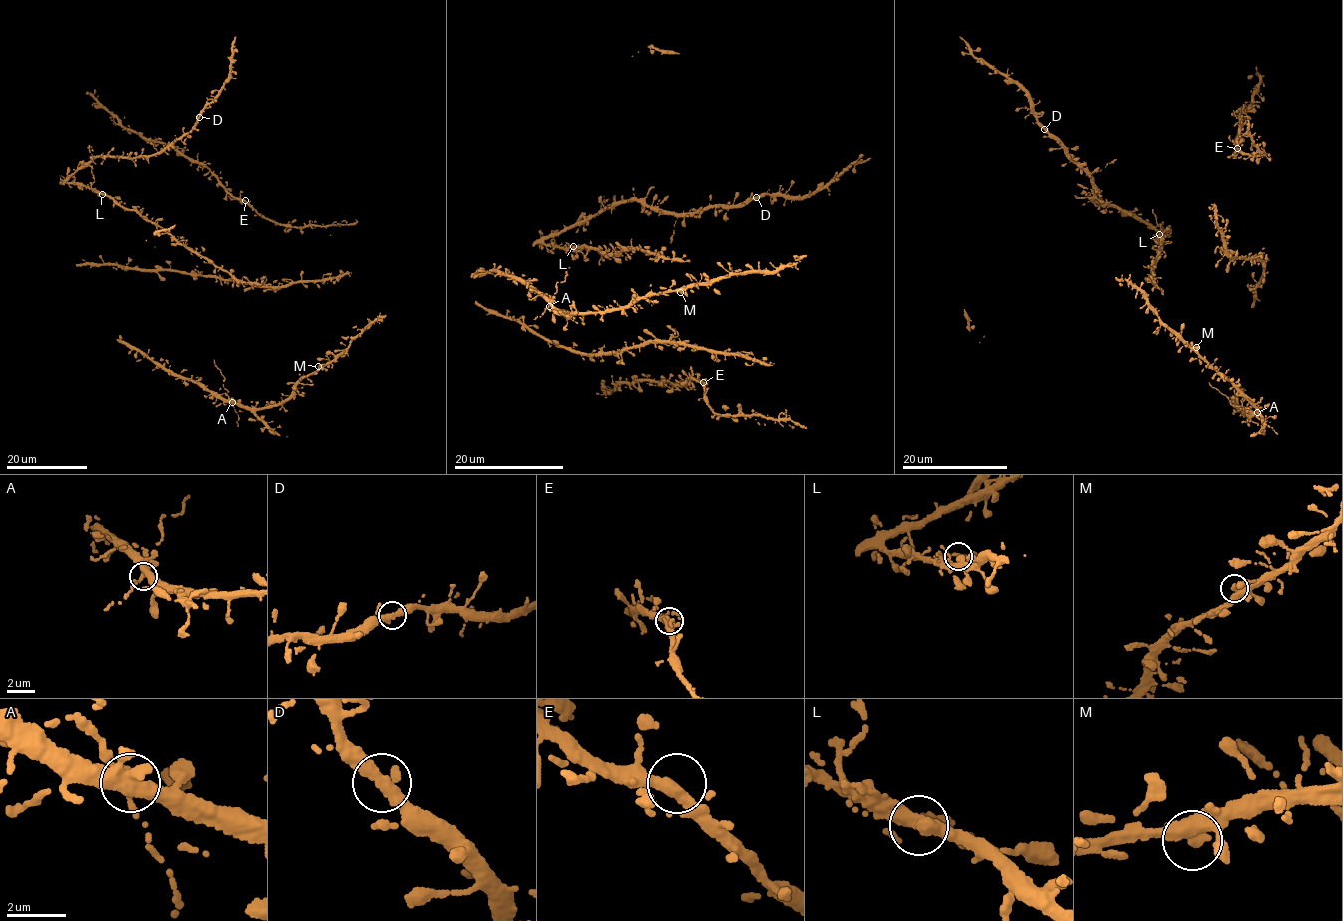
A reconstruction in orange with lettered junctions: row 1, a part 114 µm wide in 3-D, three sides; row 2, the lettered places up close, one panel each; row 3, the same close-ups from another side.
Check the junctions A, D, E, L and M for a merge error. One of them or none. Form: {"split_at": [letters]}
{"split_at": []}

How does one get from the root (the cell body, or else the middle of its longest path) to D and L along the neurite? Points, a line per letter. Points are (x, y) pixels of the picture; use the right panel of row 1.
D: (1154, 281), (1162, 227), (1090, 198), (1091, 179), (1044, 129)
L: (1154, 281), (1151, 271), (1162, 250), (1157, 242), (1160, 243), (1159, 234)

